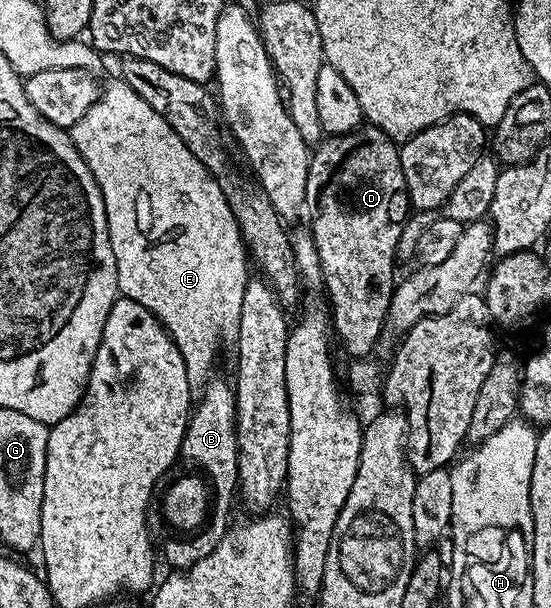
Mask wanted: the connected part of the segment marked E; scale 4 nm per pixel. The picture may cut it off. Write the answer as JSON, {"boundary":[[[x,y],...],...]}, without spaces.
{"boundary":[[[116,79],[116,82],[109,89],[107,86],[101,92],[98,100],[86,110],[82,115],[82,119],[79,119],[76,125],[71,128],[70,136],[74,147],[78,147],[82,159],[86,159],[86,167],[90,167],[90,171],[102,191],[102,199],[106,207],[108,238],[116,260],[117,290],[123,296],[134,299],[134,303],[142,303],[142,307],[149,309],[162,322],[164,330],[171,335],[172,342],[175,343],[178,351],[184,356],[188,381],[194,387],[203,386],[213,376],[212,368],[216,365],[216,352],[219,351],[224,337],[235,338],[240,316],[242,315],[242,295],[246,295],[246,287],[250,280],[250,274],[248,274],[250,259],[246,254],[244,238],[240,236],[240,228],[236,222],[236,217],[230,211],[218,183],[211,173],[206,171],[206,167],[202,167],[202,163],[198,163],[198,159],[194,159],[190,147],[186,147],[186,143],[182,143],[182,139],[178,139],[174,127],[170,127],[170,123],[166,123],[166,119],[162,119],[162,115],[158,115],[158,111],[154,111],[154,107],[150,107],[150,103],[146,103],[146,99],[142,99],[142,95],[135,93],[129,85],[125,85],[123,80],[120,79]]]}

